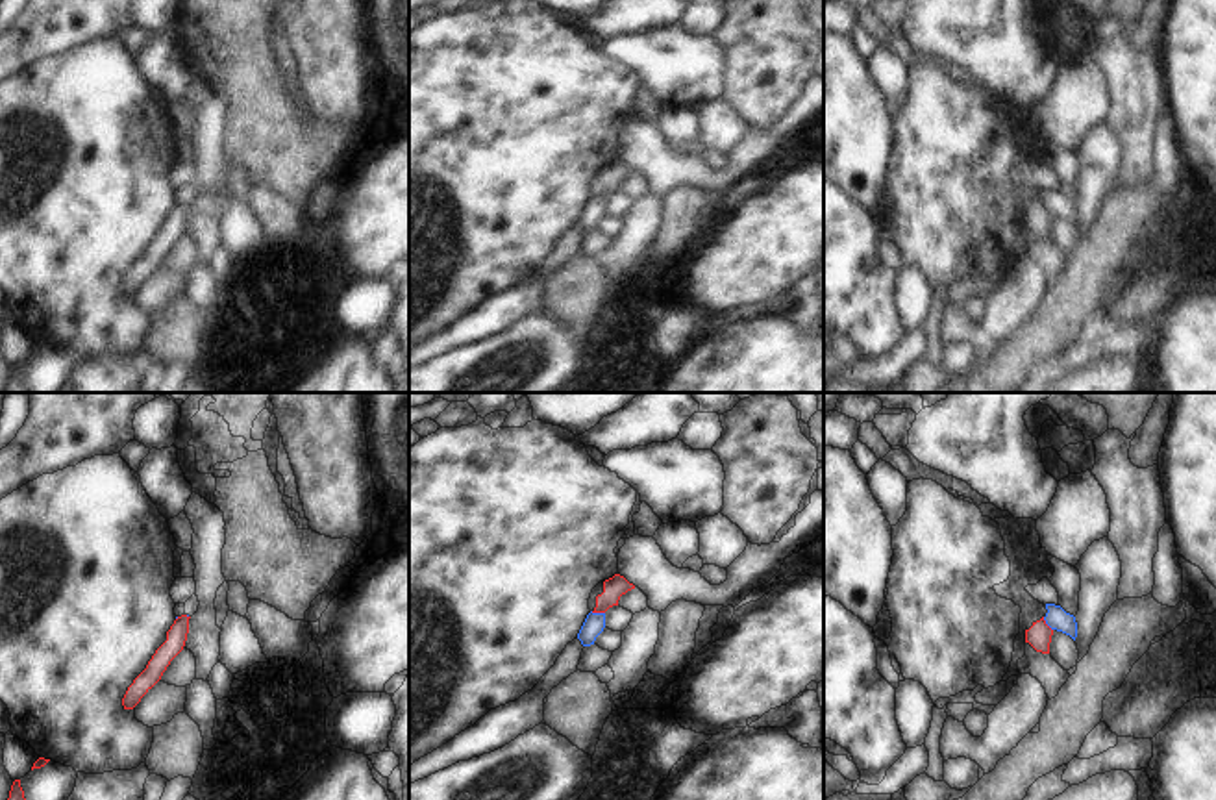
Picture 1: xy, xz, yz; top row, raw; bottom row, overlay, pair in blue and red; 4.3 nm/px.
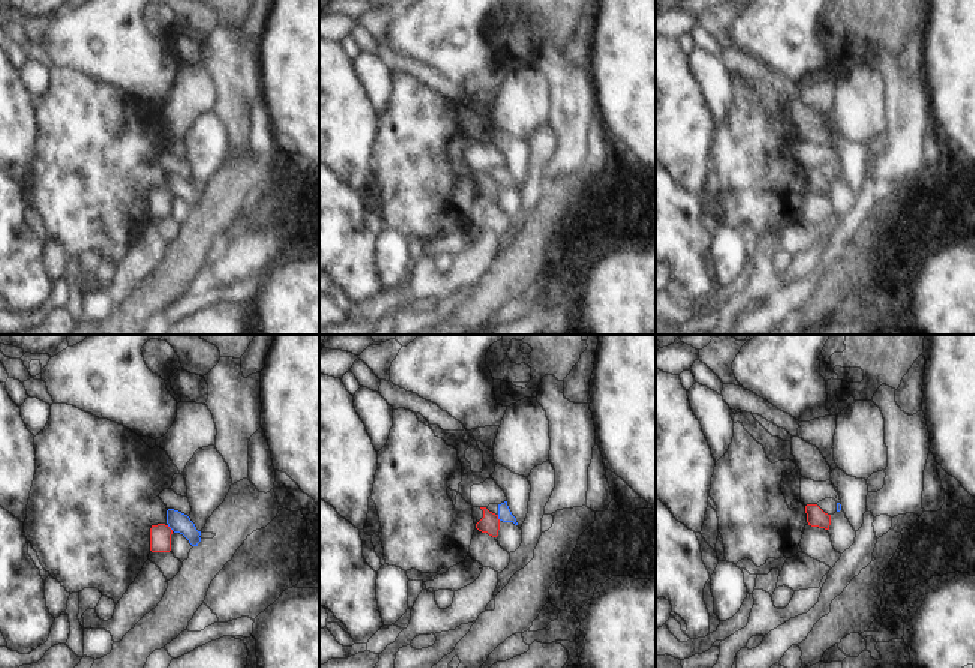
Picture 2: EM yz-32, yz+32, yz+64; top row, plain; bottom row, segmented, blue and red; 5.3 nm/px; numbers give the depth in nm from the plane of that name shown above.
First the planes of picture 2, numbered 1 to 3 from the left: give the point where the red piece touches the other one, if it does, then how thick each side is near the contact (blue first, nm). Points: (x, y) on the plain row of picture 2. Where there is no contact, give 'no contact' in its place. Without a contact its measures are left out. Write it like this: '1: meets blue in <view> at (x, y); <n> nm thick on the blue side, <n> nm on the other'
1: meets blue in yz-32 at (170, 191); 110 nm thick on the blue side, 110 nm on the other
2: meets blue in yz+32 at (498, 182); 70 nm thick on the blue side, 100 nm on the other
3: no contact

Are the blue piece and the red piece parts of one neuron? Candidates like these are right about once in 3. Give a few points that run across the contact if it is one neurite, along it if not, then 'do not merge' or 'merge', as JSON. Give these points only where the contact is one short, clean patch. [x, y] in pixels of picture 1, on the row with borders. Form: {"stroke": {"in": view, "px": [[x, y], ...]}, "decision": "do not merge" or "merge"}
{"stroke": {"in": "xz", "px": [[591, 612], [604, 613]]}, "decision": "do not merge"}

